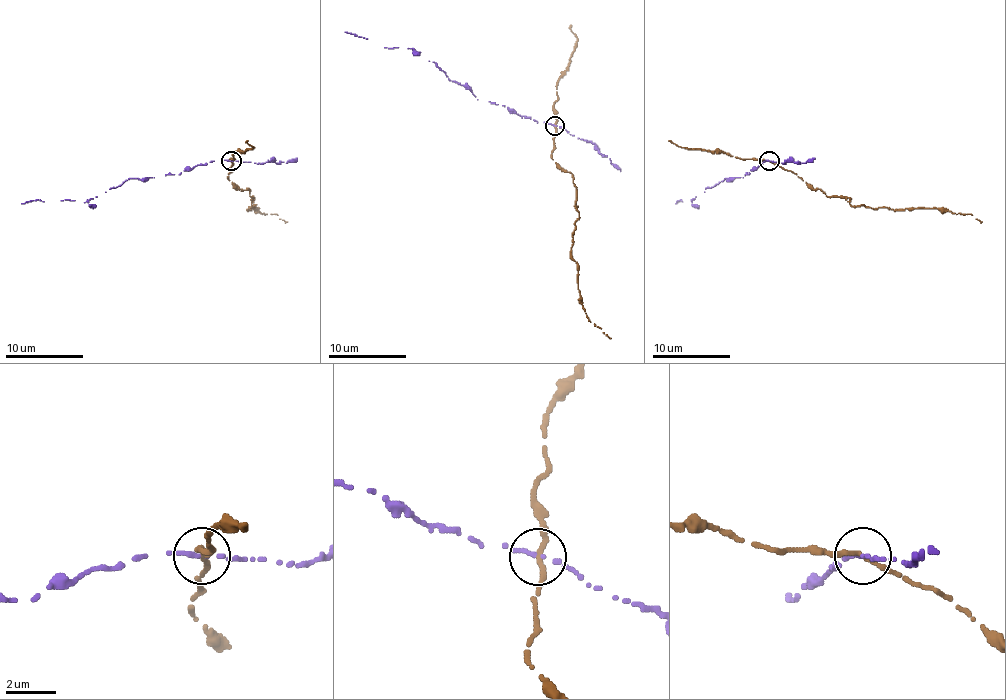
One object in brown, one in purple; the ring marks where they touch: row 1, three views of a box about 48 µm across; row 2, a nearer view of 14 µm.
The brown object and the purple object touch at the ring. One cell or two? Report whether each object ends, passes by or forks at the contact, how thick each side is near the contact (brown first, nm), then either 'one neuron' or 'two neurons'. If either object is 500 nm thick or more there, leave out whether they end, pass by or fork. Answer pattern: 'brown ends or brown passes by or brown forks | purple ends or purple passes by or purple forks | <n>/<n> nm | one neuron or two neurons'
brown passes by | purple passes by | 190/140 nm | two neurons

